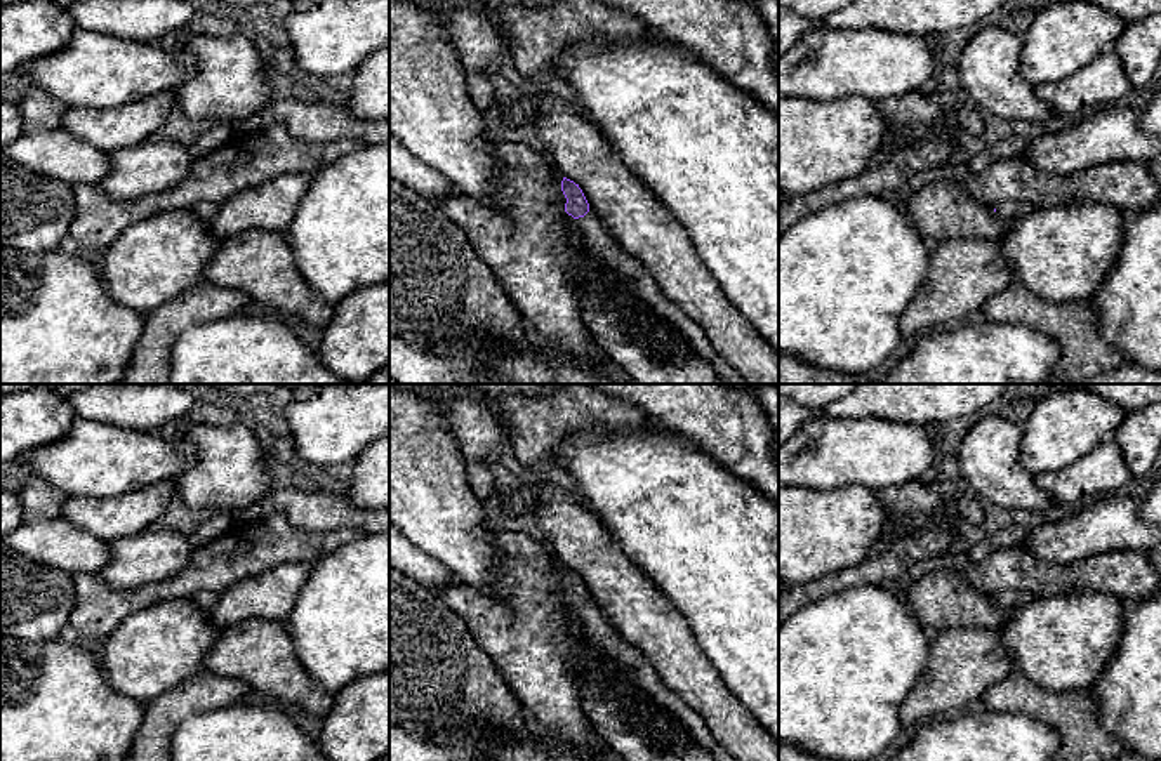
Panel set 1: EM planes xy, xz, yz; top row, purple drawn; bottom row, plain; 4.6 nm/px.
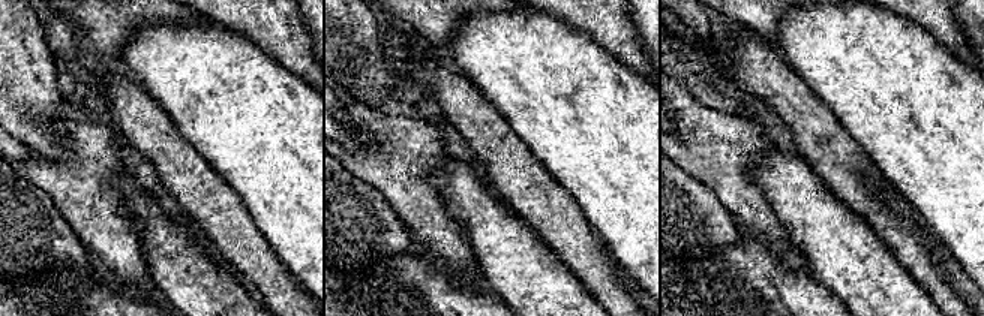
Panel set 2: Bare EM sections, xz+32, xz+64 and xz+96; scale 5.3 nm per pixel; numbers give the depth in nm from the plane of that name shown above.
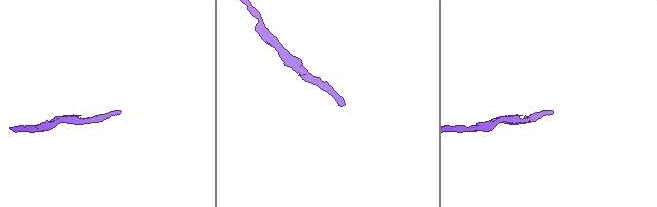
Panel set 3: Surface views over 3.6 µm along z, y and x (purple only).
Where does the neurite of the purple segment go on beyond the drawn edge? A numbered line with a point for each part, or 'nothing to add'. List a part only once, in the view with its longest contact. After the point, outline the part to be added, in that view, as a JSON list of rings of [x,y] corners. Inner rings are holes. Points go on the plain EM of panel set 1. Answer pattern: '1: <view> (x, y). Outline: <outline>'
1: xz (595, 624). Outline: [[[589,599],[584,606],[575,608],[575,613],[582,620],[584,632],[594,639],[622,669],[633,674],[633,683],[643,693],[681,721],[699,745],[707,749],[716,761],[737,761],[726,749],[716,744],[706,721],[673,690],[664,686],[647,657],[612,627],[593,599]]]

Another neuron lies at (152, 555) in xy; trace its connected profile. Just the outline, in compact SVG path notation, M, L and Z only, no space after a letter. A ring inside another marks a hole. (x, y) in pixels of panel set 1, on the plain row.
M156 526L109 542L109 561L99 579L116 589L137 589L179 573L193 554L189 537Z

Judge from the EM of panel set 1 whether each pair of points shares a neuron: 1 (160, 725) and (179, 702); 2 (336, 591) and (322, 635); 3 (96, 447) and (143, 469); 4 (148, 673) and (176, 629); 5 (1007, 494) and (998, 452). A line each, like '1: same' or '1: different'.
1: same
2: same
3: same
4: same
5: same

